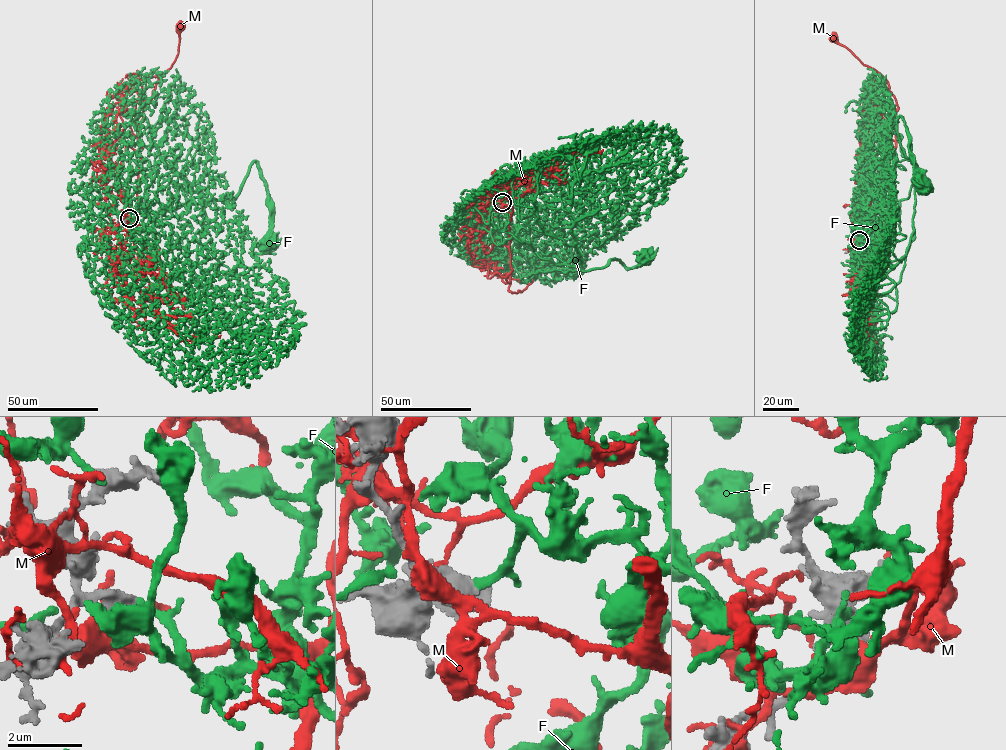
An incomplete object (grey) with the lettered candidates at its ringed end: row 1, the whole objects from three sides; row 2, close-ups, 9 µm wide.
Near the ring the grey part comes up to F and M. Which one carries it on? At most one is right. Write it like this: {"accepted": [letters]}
{"accepted": ["F"]}

